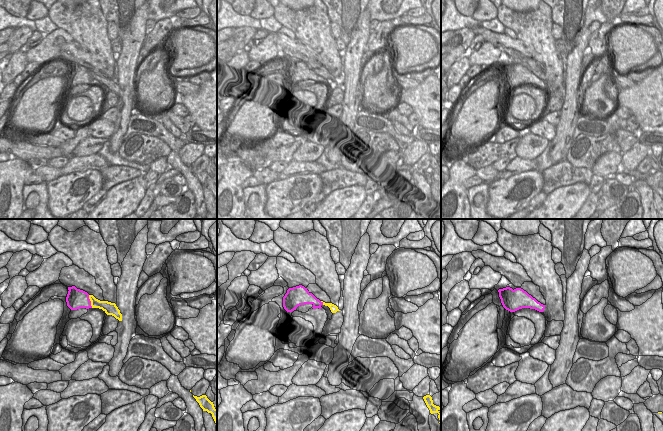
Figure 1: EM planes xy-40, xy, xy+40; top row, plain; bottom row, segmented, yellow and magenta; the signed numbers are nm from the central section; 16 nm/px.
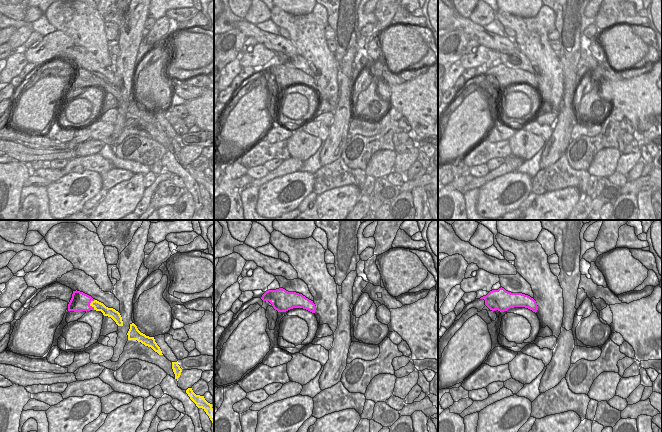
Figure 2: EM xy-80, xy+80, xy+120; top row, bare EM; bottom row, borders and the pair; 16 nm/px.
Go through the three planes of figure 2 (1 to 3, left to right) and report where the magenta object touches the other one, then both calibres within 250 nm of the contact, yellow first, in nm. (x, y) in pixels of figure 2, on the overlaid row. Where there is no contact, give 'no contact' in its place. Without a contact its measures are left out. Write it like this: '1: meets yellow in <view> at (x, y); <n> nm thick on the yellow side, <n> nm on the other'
1: meets yellow in xy-80 at (90, 304); 160 nm thick on the yellow side, 300 nm on the other
2: no contact
3: no contact

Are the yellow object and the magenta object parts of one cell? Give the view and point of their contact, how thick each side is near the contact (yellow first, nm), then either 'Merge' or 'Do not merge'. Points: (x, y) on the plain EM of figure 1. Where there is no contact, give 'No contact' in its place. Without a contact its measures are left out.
Touches yellow at xy-40 (91, 77). Thickness 160 nm (yellow) against 320 nm. Do not merge.

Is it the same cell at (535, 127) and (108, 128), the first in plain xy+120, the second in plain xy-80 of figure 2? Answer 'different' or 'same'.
same

